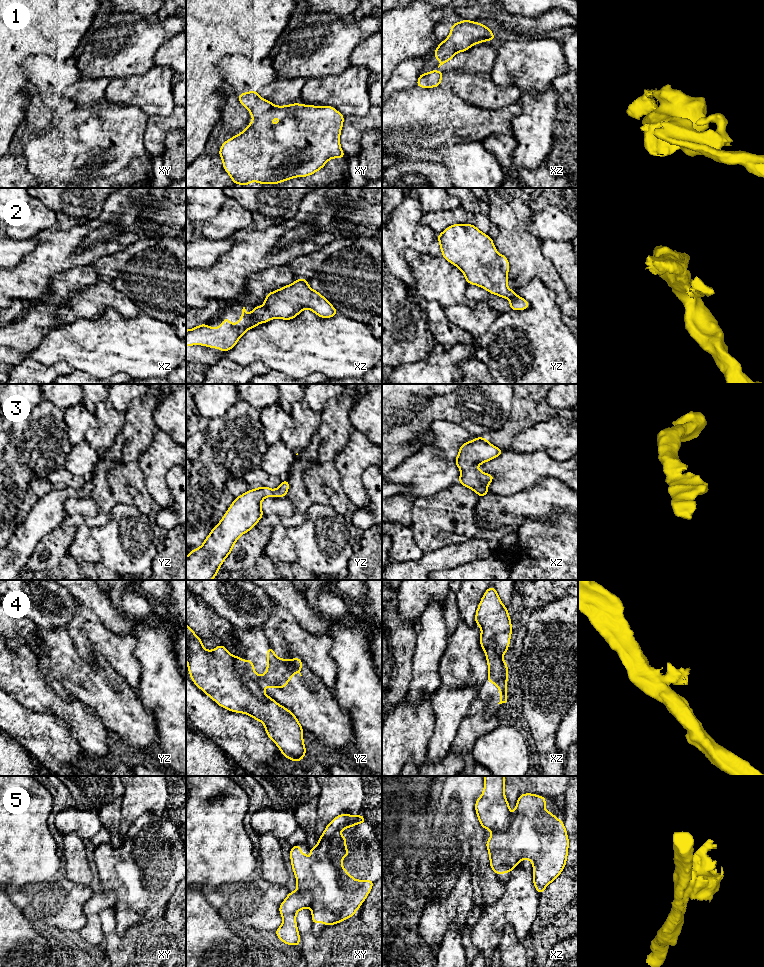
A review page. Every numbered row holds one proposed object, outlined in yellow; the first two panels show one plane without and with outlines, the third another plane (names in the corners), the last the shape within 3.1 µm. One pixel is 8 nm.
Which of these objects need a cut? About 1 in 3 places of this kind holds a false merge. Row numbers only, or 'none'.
1, 2, 4, 5

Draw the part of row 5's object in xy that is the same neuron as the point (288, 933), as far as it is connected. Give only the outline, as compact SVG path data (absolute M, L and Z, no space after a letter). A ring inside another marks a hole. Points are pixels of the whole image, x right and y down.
M296 890L289 892L286 899L280 904L279 911L283 918L282 925L275 931L277 937L288 945L298 946L301 938L296 926L296 913L310 908L313 896L310 891Z

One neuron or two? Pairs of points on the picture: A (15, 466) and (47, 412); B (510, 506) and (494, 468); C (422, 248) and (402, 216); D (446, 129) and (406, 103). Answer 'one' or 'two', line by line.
A: one
B: two
C: one
D: one

